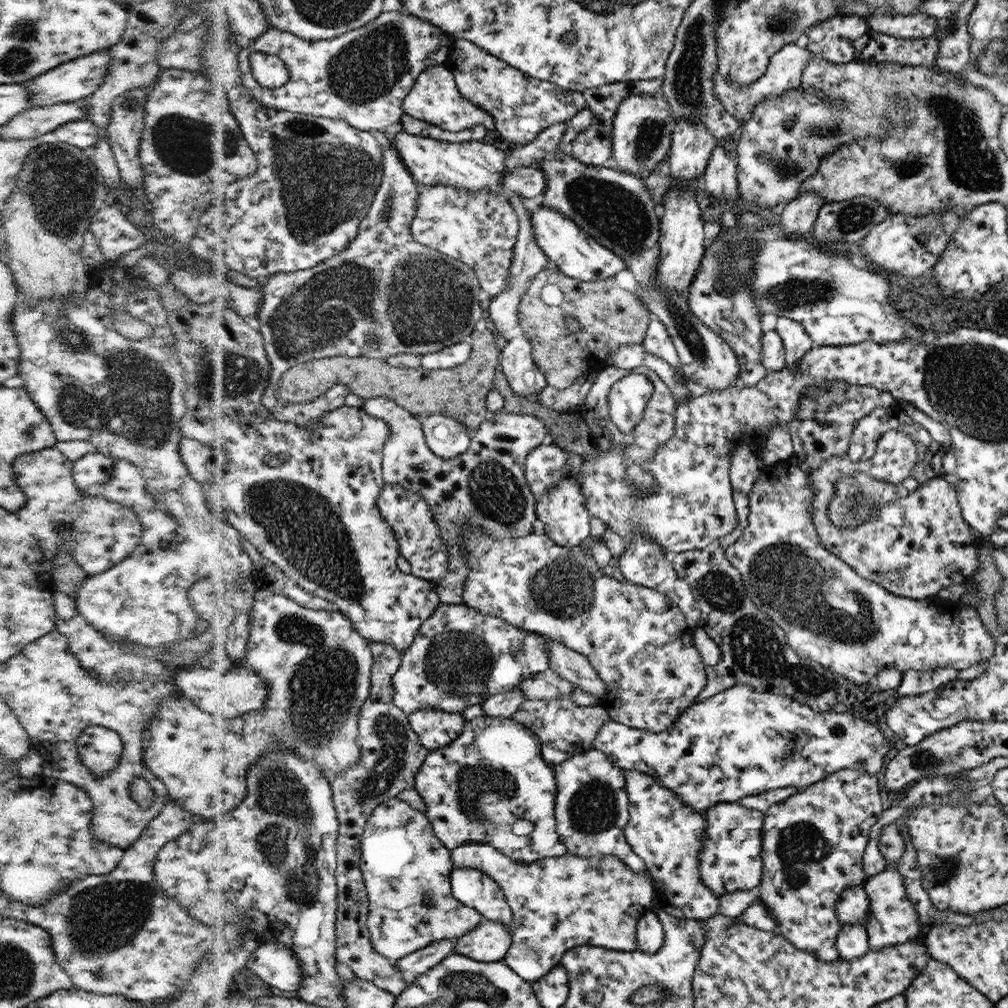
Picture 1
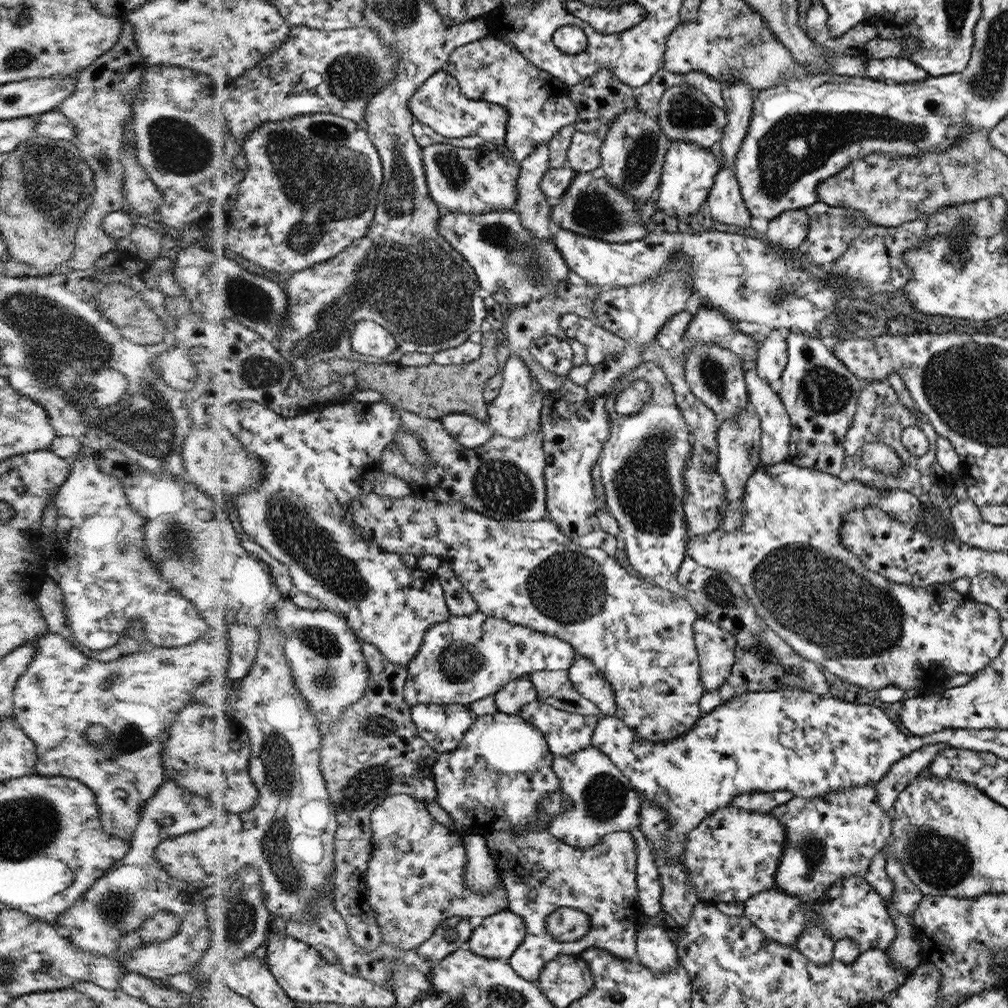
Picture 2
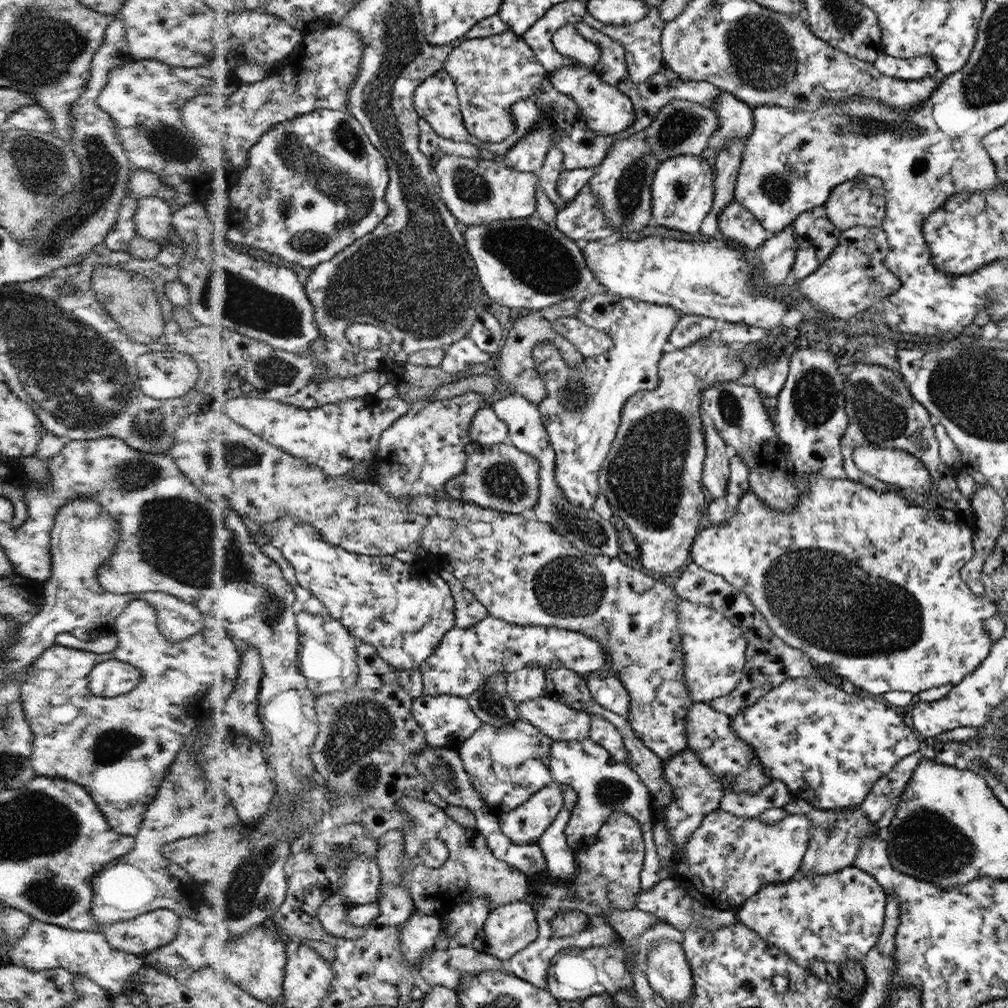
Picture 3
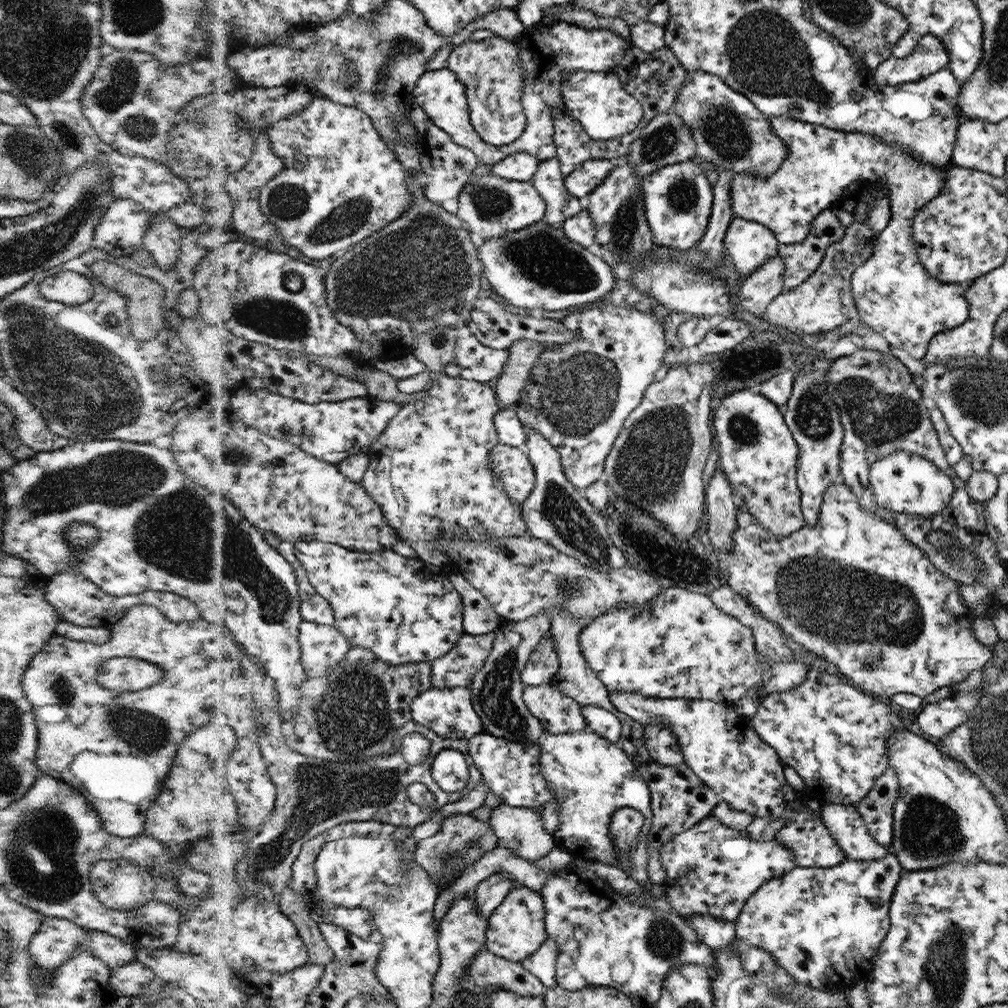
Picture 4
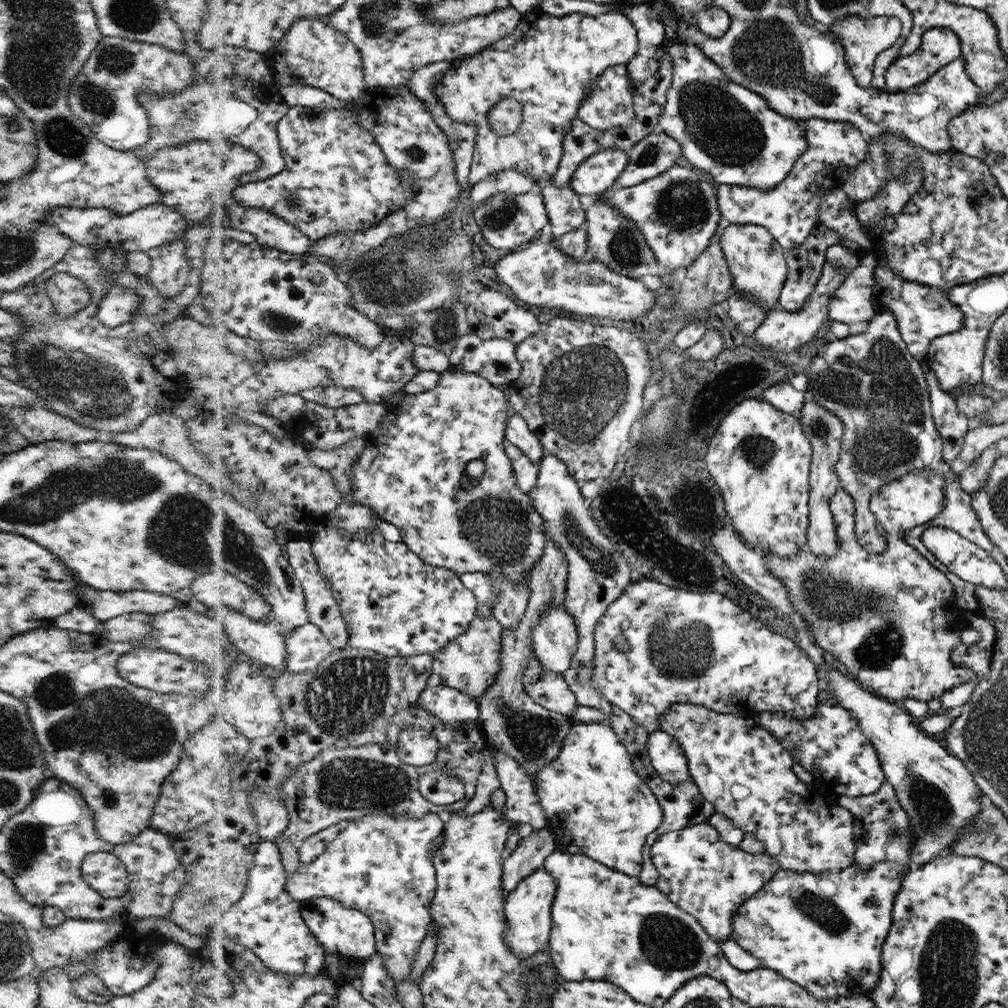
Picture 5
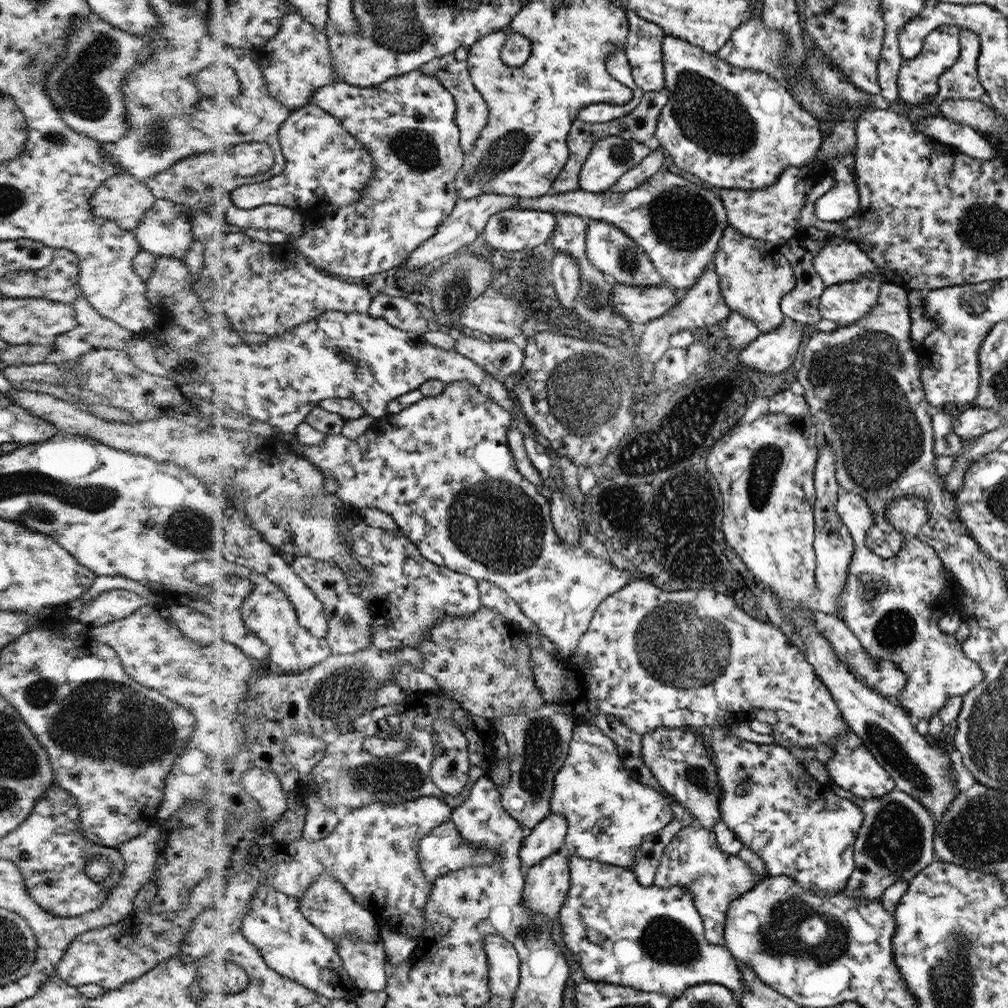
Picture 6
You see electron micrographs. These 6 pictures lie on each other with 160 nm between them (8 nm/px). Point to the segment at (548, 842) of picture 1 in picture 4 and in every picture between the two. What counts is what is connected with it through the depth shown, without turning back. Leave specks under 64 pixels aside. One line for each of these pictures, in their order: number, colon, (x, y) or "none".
2: (495, 780)
3: (506, 765)
4: (511, 770)

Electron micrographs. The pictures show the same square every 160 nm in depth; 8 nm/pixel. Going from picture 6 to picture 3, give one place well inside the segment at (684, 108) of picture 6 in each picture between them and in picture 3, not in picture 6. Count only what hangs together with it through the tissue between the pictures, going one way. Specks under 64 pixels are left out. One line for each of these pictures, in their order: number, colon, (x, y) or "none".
3: (735, 121)
4: (728, 130)
5: (724, 129)

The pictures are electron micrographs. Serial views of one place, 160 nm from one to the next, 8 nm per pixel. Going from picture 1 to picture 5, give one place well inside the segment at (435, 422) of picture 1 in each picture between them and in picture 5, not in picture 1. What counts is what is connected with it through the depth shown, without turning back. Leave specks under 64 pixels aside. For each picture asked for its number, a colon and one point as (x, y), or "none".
2: (469, 431)
3: (485, 428)
4: (509, 431)
5: (517, 433)

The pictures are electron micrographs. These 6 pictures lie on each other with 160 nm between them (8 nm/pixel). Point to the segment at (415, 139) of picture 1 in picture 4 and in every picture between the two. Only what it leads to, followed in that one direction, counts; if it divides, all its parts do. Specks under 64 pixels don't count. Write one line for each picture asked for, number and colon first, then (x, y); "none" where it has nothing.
2: (477, 180)
3: (477, 191)
4: (492, 206)

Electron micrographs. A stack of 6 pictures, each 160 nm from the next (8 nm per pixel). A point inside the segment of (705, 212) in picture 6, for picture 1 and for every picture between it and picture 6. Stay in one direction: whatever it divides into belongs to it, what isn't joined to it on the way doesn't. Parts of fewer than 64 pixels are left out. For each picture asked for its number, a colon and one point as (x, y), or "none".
1: (691, 144)
2: (687, 175)
3: (681, 189)
4: (677, 197)
5: (676, 212)

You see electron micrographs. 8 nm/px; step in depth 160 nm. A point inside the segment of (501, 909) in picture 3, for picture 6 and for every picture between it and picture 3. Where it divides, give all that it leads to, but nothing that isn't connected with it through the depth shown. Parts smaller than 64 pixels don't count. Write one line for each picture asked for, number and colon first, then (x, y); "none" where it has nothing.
4: (515, 930)
5: (527, 908)
6: (546, 883)

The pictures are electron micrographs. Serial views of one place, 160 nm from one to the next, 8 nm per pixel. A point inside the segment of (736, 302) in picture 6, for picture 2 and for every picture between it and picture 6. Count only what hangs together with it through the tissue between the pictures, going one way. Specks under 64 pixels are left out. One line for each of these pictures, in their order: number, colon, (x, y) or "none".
2: (724, 203)
3: (735, 223)
4: (748, 243)
5: (755, 262)

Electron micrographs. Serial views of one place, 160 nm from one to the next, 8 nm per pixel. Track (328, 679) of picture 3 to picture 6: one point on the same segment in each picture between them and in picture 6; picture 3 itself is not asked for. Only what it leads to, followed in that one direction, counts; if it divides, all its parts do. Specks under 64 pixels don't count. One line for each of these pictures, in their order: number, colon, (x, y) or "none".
4: (323, 646)
5: (307, 646)
6: (268, 612)

